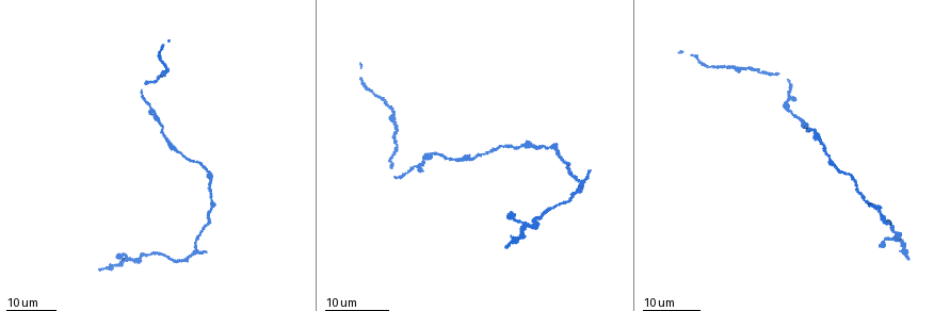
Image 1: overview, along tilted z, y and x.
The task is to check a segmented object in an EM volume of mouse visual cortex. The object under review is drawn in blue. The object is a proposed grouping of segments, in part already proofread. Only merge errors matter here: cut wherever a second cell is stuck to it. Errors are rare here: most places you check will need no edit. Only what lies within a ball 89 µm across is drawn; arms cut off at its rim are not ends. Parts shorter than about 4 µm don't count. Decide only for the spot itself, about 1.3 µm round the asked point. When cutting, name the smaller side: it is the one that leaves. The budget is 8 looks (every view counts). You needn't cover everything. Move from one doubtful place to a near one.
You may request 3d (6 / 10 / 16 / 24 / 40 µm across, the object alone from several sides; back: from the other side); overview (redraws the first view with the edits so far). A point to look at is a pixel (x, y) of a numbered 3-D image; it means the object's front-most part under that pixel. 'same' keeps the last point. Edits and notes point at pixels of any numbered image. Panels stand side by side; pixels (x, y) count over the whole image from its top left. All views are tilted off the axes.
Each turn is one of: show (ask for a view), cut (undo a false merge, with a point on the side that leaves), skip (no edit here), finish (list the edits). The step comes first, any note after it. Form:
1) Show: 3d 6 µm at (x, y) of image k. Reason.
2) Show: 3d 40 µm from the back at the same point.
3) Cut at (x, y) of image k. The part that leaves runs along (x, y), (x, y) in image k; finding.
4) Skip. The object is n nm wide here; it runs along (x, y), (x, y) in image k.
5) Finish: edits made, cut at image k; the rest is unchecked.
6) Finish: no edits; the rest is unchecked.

Show: 3d 24 µm at (558, 148) of image 1. Thin neck.

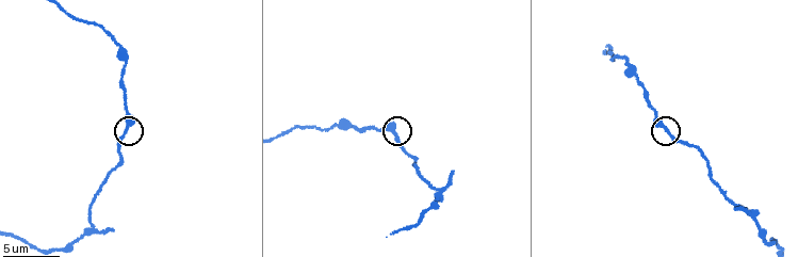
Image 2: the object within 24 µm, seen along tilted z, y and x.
Show: 3d 6 µm at (666, 129) of image 2. Zoom in.

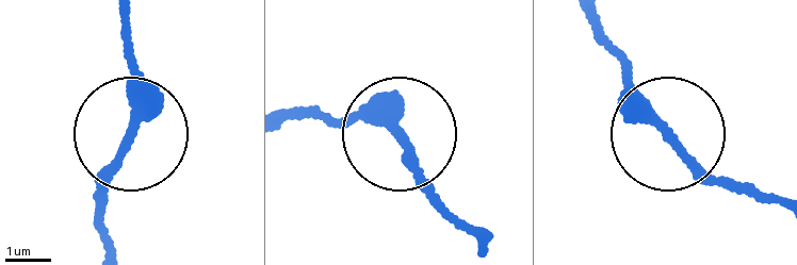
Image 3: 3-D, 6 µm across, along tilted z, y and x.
Skip. The object is 210 nm wide here; it runs along (286, 111), (371, 117), (432, 198) in image 3; continuous, no second cell.

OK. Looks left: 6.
Show: 3d 6 µm at (355, 127) of image 2.

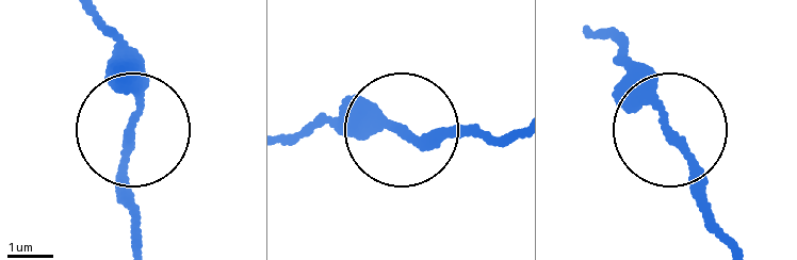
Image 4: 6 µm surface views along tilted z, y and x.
Show: 3d 6 µm from the back at (672, 136) of image 4.

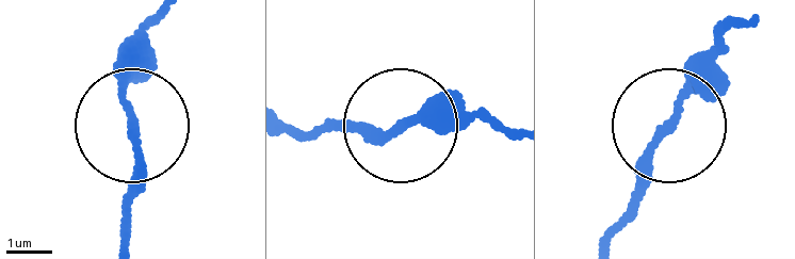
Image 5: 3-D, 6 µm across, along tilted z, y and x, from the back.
Skip. The object is 170 nm wide here; it runs along (741, 21), (661, 136), (635, 215) in image 5; one cell here.

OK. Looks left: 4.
Show: 3d 24 µm at (462, 161) of image 1. Sudden change in width.

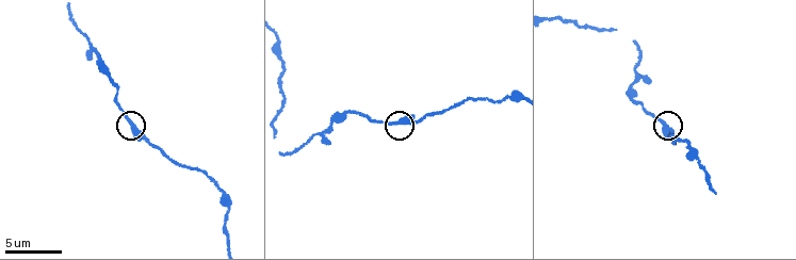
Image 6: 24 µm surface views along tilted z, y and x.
Show: 3d 6 µm at (665, 124) of image 6. Closer look.

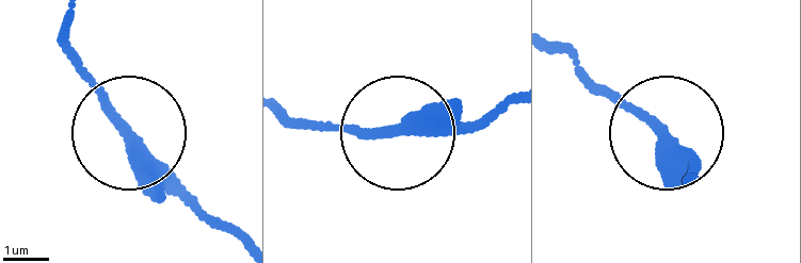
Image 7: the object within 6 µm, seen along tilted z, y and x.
Show: 3d 6 µm from the back at (394, 129) of image 7.

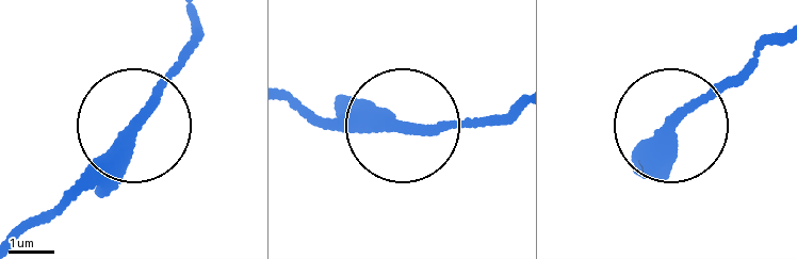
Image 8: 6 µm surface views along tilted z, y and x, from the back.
Skip. It runs along (299, 110), (507, 123) in image 8; one cell here.

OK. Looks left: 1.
Finish: no edits; the rest is unchecked.

